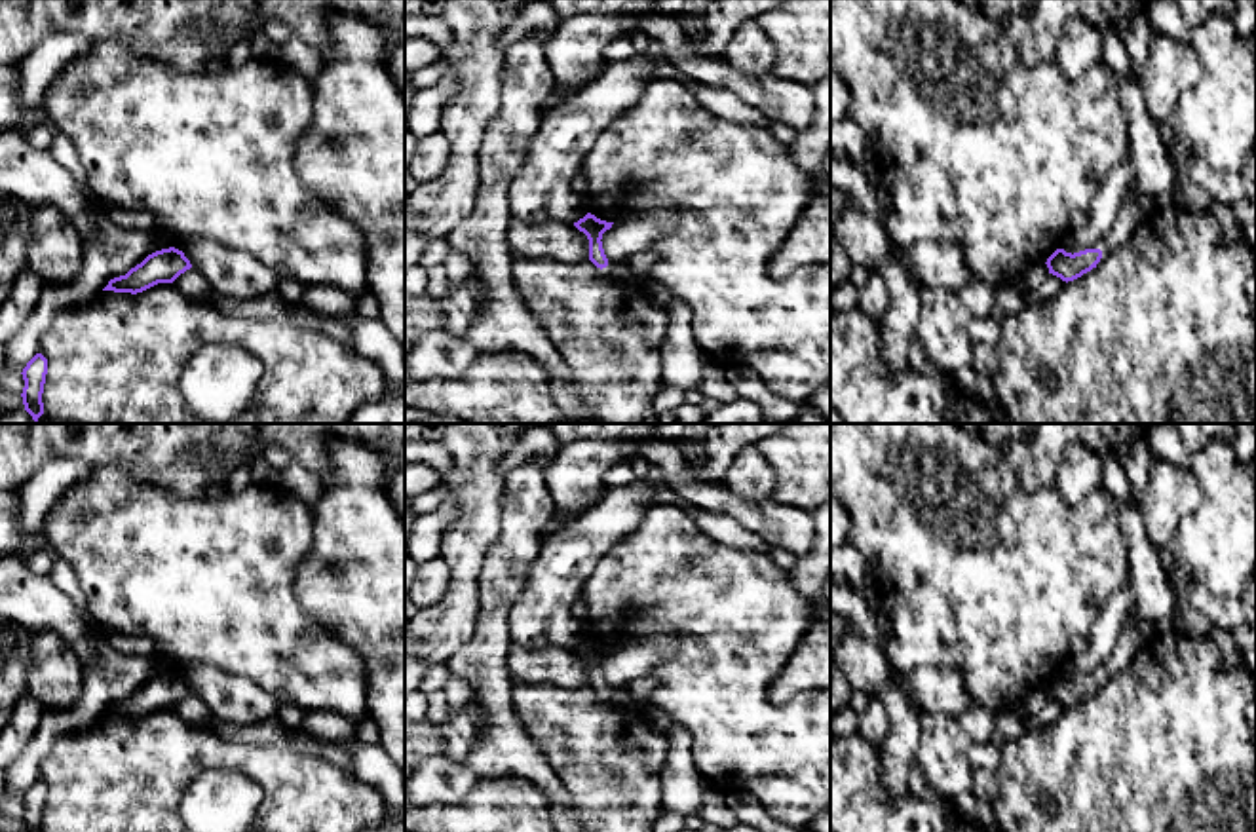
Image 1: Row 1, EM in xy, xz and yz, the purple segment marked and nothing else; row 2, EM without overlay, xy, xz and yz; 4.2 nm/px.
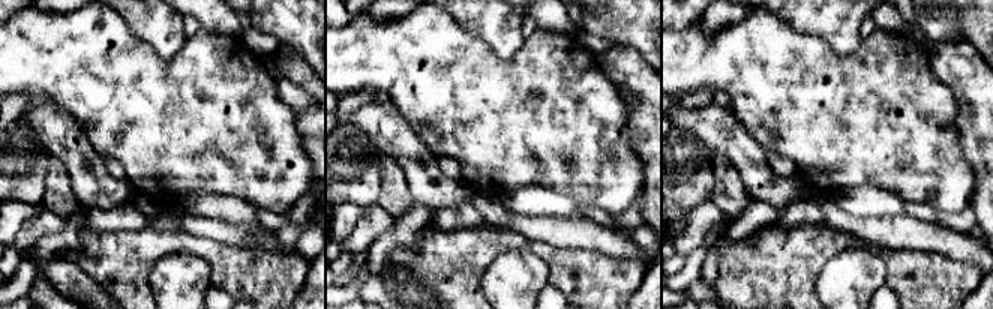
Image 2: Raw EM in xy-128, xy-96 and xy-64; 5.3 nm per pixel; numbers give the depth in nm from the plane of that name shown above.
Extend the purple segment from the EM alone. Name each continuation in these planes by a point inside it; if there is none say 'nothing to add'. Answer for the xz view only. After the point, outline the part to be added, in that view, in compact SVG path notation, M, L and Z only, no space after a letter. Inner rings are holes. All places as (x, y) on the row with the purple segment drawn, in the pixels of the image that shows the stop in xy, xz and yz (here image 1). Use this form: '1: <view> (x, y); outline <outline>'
nothing to add

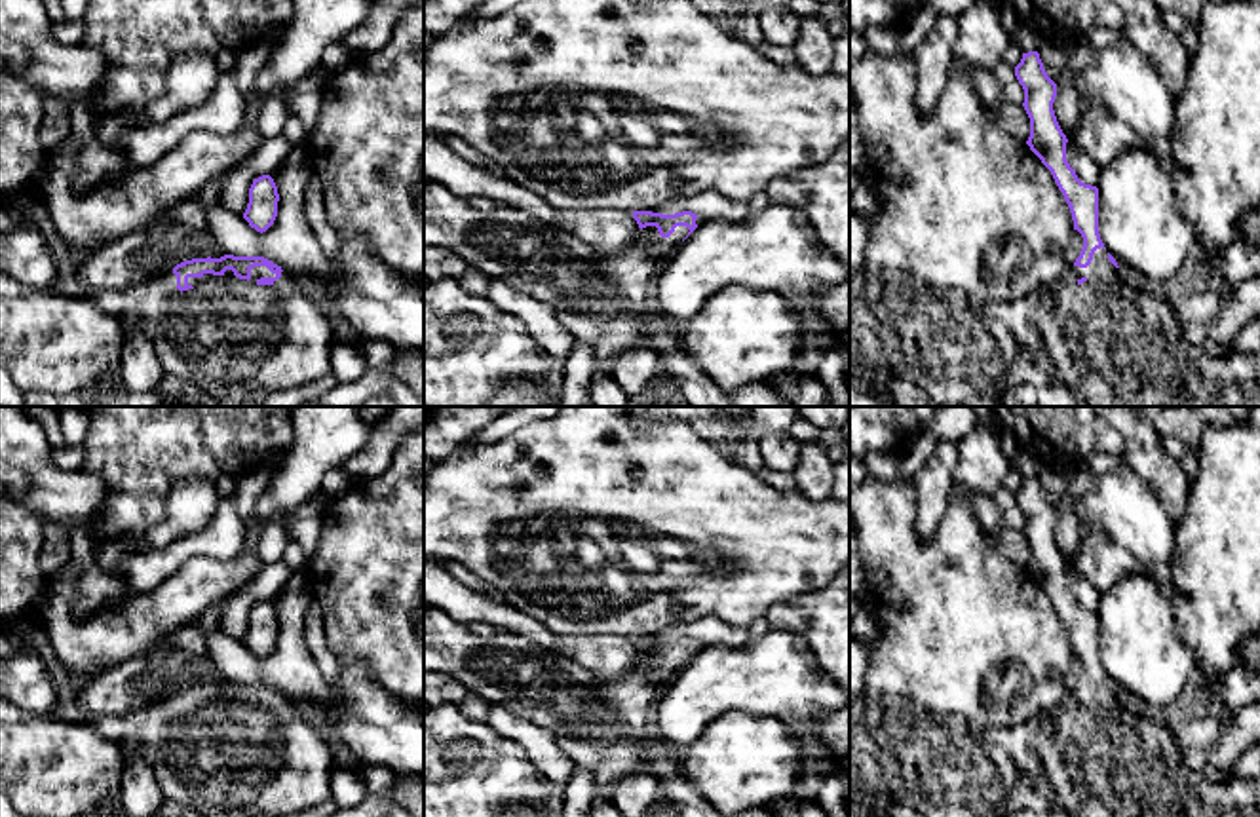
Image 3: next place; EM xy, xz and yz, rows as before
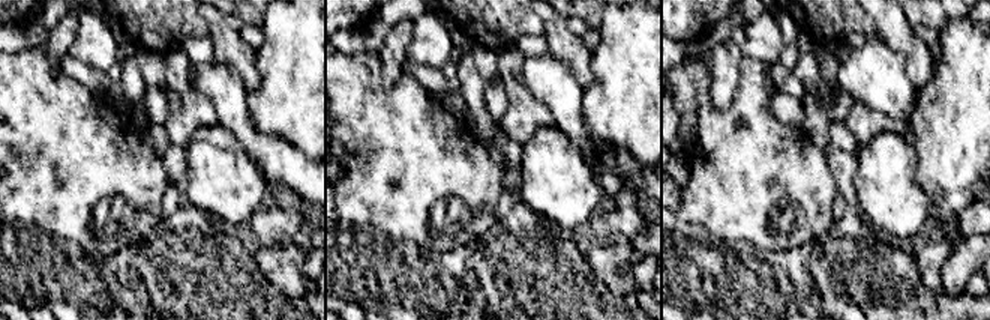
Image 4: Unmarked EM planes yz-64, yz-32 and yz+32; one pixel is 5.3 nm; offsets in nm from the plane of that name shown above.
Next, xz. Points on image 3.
1: xz (664, 246); outline M677 226L669 238L659 238L654 245L654 255L658 258L665 256L677 243L680 243L688 236L686 226Z

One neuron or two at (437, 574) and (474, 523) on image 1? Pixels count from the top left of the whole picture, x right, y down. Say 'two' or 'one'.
two

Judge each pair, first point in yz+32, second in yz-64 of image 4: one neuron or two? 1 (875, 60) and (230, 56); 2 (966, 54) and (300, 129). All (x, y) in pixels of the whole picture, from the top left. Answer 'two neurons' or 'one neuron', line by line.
1: two neurons
2: one neuron

